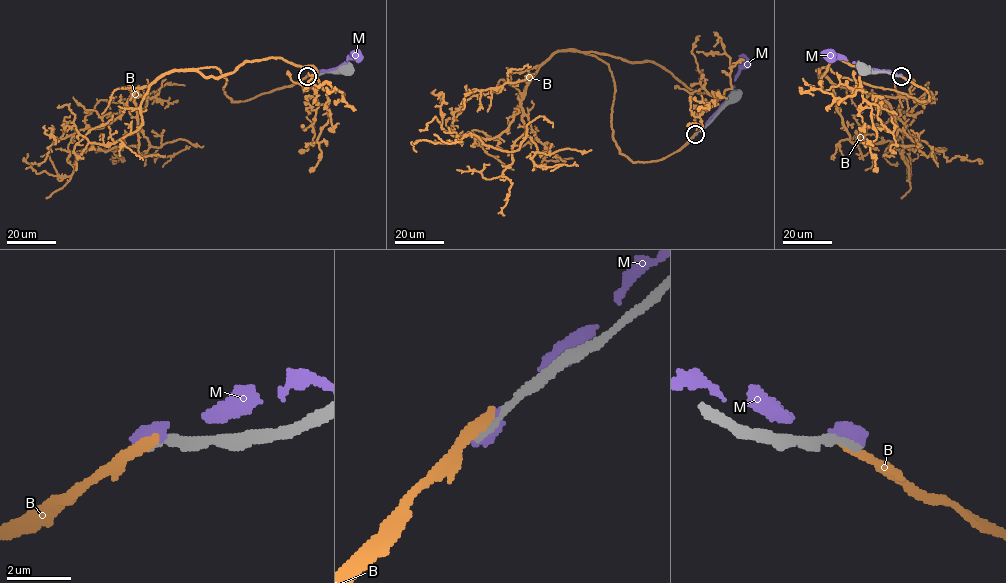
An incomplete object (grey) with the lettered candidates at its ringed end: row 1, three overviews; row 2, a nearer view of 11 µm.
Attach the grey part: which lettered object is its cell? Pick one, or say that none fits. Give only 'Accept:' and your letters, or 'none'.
Accept: none

